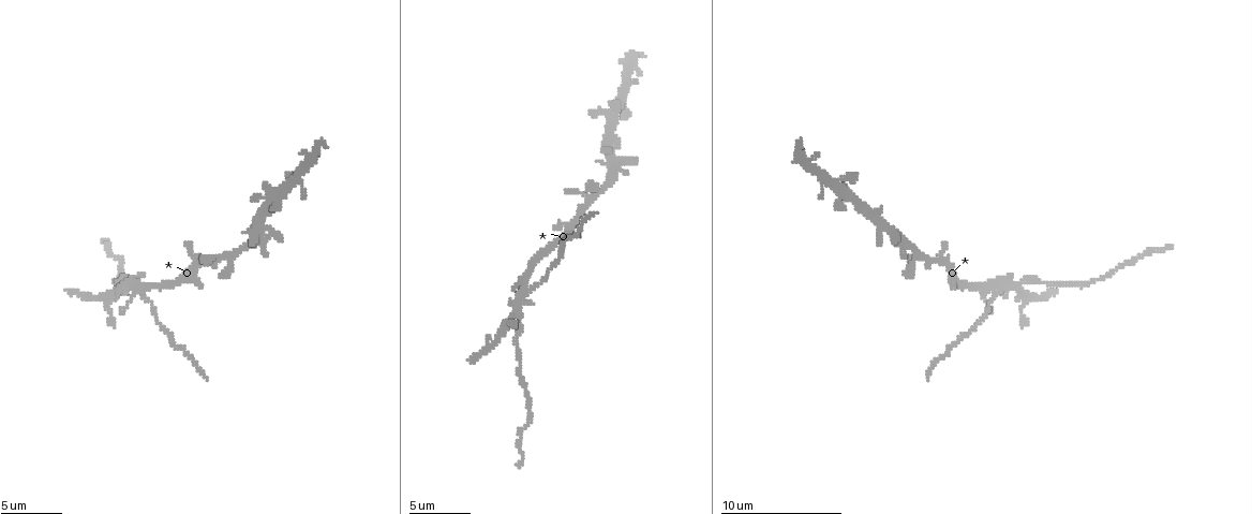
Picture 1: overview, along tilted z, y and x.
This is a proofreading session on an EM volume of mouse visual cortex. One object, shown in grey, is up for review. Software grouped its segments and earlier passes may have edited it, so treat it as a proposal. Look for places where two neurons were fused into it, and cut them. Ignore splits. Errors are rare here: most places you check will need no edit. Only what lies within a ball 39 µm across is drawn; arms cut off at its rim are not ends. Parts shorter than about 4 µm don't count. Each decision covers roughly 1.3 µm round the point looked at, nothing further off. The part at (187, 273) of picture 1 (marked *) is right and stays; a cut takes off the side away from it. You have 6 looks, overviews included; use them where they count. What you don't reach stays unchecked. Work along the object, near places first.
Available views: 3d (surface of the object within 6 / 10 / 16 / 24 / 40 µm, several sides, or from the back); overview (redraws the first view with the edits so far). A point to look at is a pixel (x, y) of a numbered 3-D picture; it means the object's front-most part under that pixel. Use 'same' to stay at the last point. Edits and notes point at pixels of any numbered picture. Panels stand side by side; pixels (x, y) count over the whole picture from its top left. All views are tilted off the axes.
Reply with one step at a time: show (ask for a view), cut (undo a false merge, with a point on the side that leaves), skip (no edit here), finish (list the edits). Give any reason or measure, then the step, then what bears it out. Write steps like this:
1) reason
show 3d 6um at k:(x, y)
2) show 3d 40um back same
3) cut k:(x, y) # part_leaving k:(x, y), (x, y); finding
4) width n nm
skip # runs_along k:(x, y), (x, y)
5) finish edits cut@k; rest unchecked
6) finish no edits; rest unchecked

show 3d 10um at 1:(993, 294)

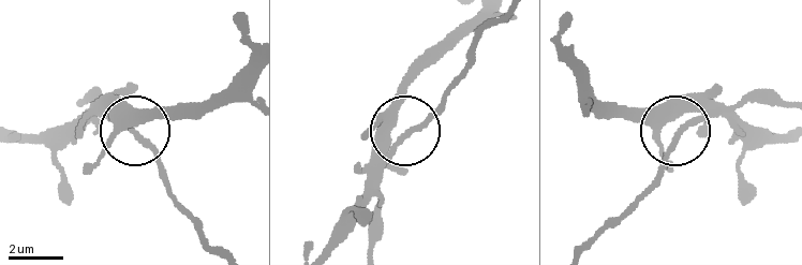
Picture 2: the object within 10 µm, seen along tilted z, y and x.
show 3d 10um back at 2:(138, 135)

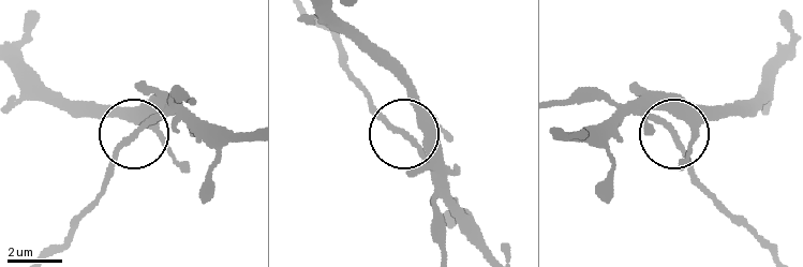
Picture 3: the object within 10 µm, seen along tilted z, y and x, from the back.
width 190 nm
skip # runs_along 3:(340, 20), (400, 84), (416, 127), (387, 122), (358, 83); one neuron here

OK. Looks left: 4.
a narrow waist
show 3d 16um at 1:(241, 247)

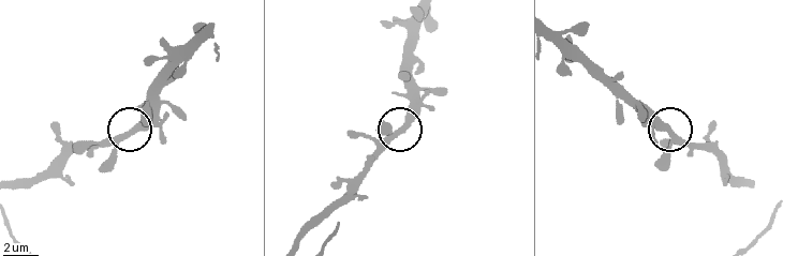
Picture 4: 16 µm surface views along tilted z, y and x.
show 3d 6um at 4:(670, 129)

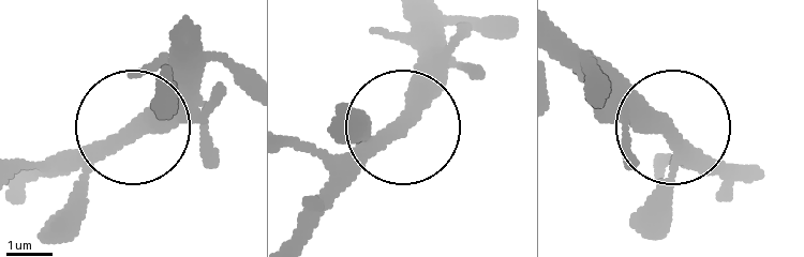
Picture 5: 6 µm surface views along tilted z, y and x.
skip # runs_along 5:(23, 182), (90, 161), (211, 54); continuous, no second neuron

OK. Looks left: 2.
thick turns thin
show 3d 6um at 1:(1046, 282)

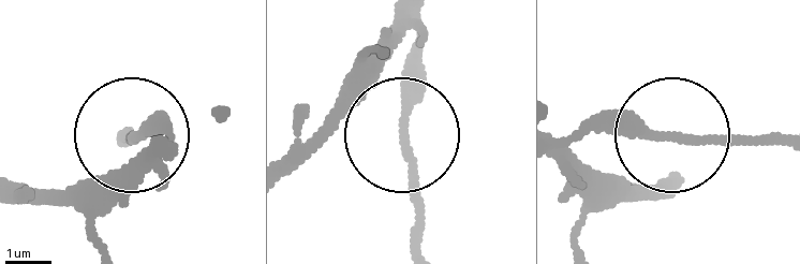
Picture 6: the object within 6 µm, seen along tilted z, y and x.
show 3d 6um back at 6:(404, 128)

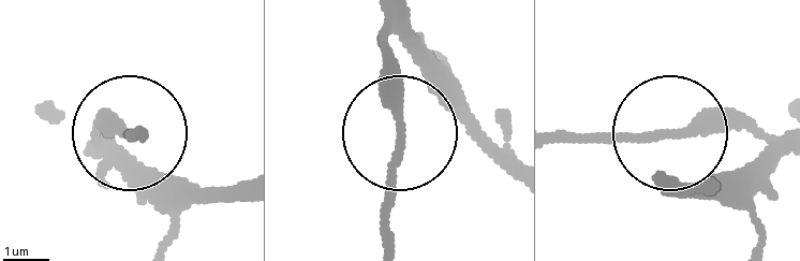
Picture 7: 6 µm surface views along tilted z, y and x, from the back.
skip # runs_along 7:(781, 134), (554, 132); continuous, no second neuron

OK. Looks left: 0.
finish no edits; rest unchecked

